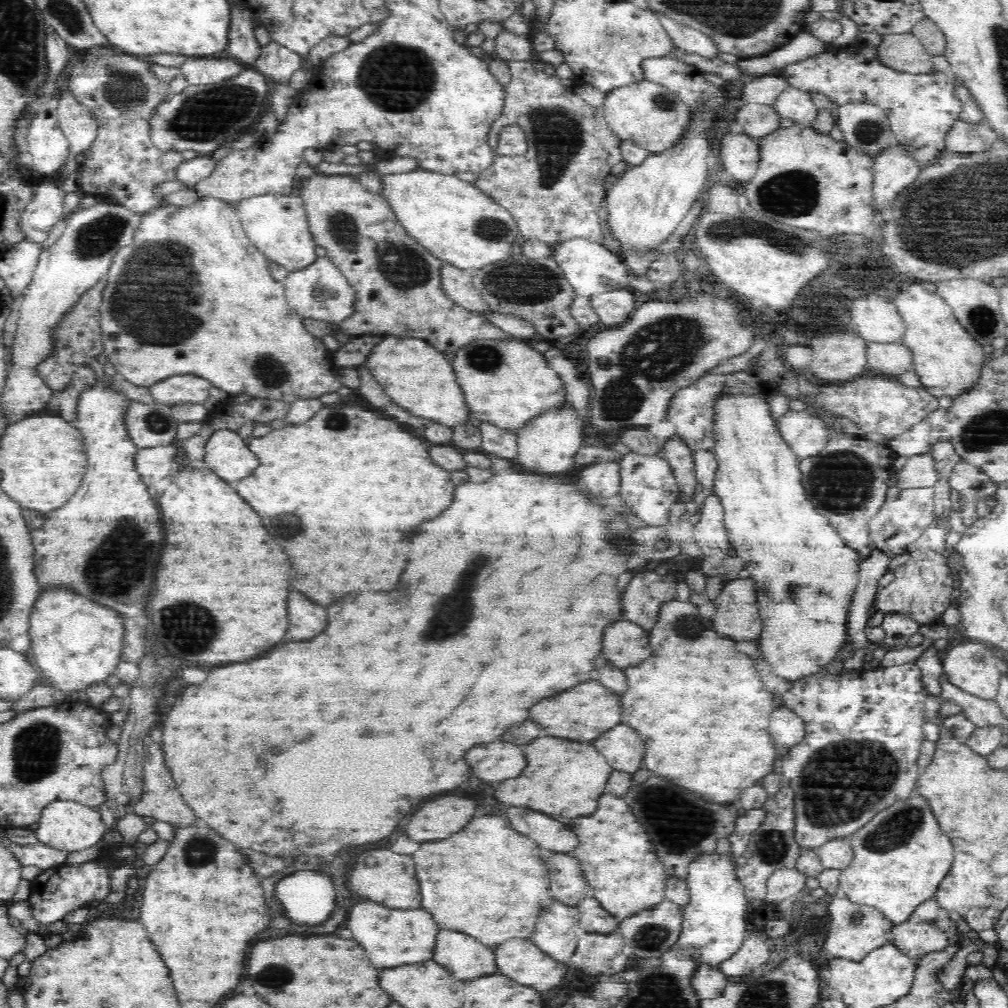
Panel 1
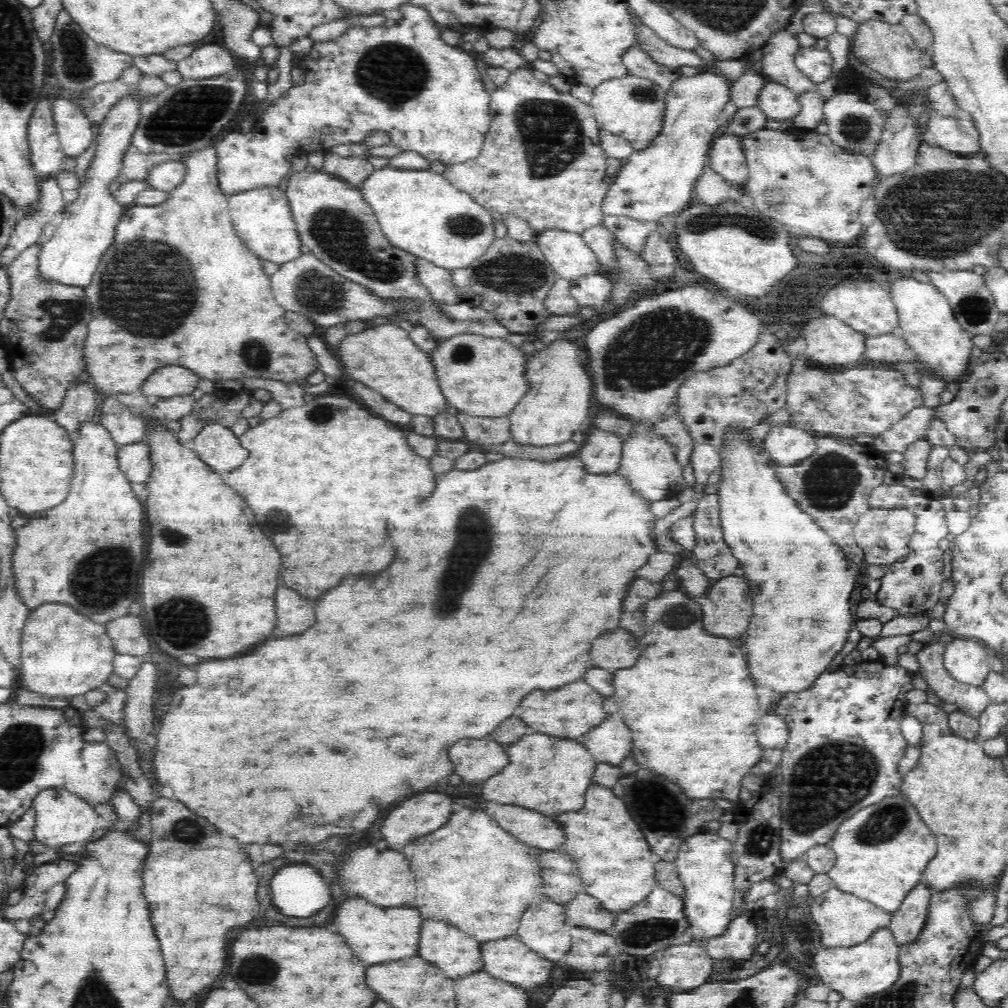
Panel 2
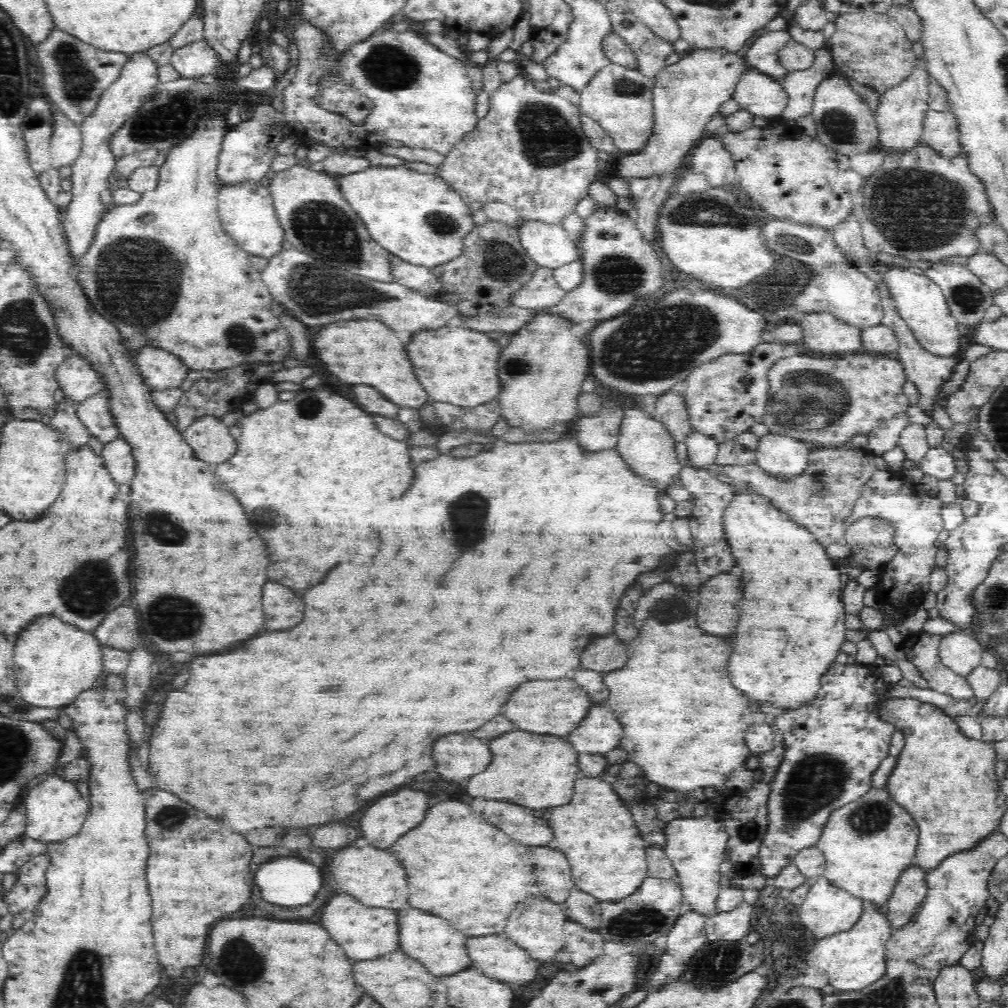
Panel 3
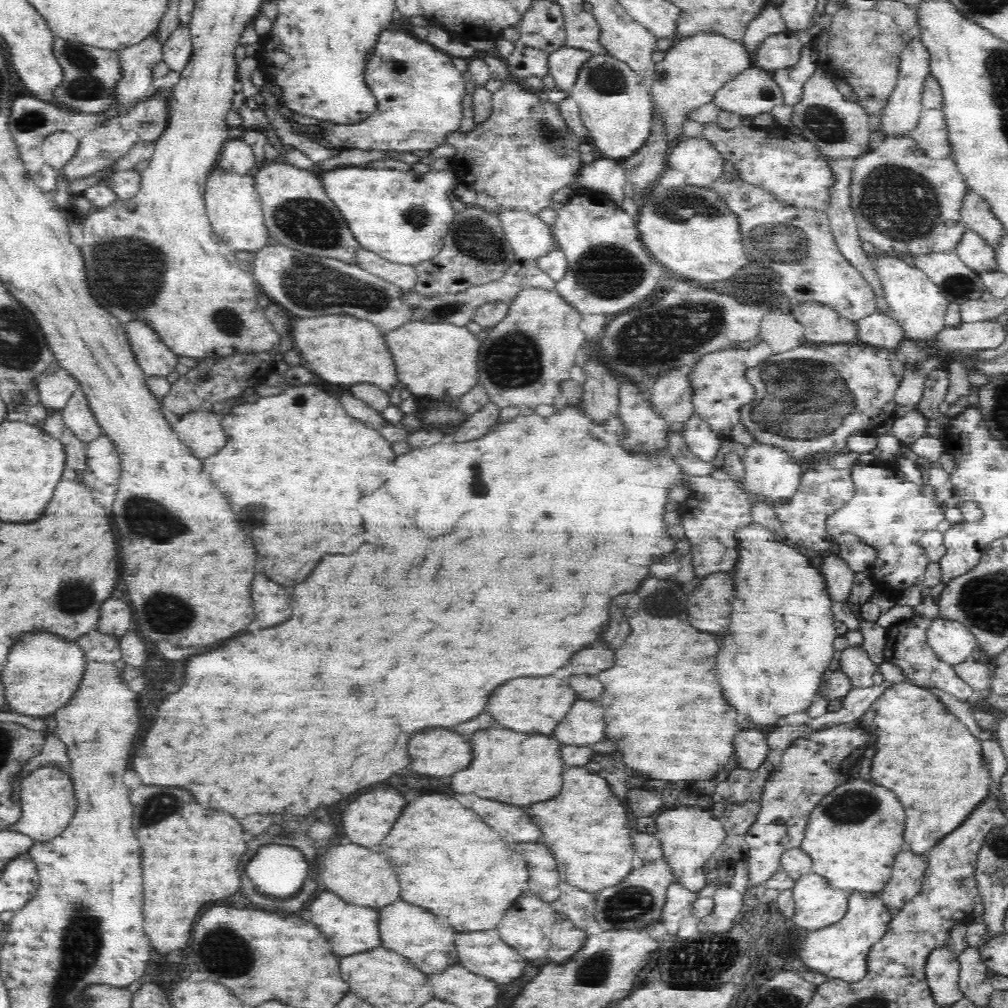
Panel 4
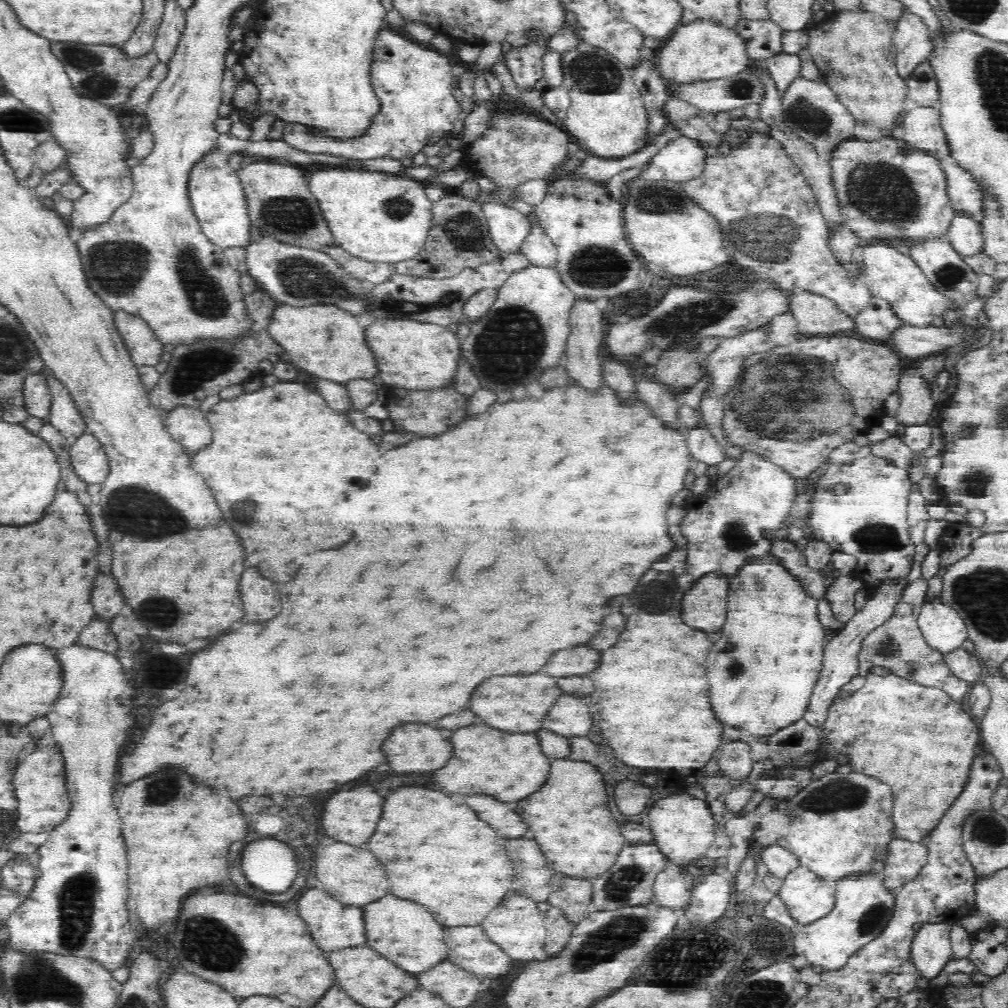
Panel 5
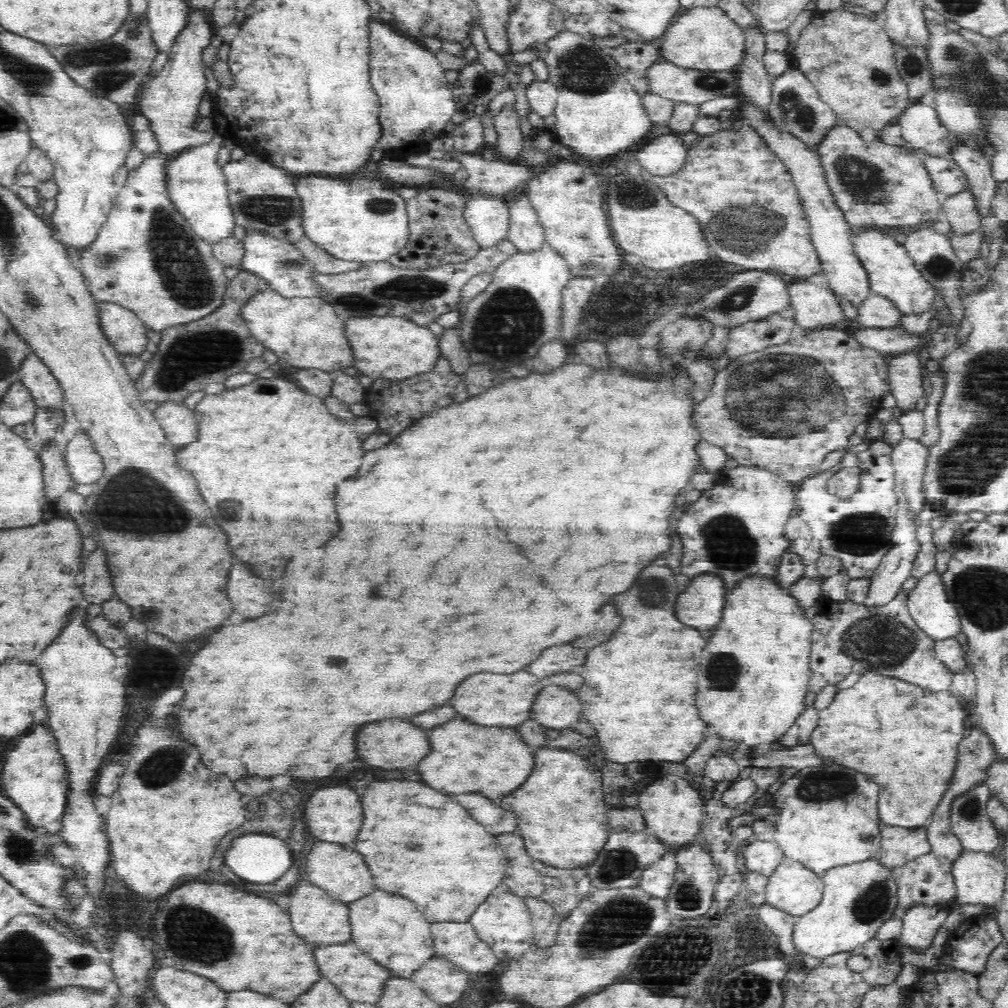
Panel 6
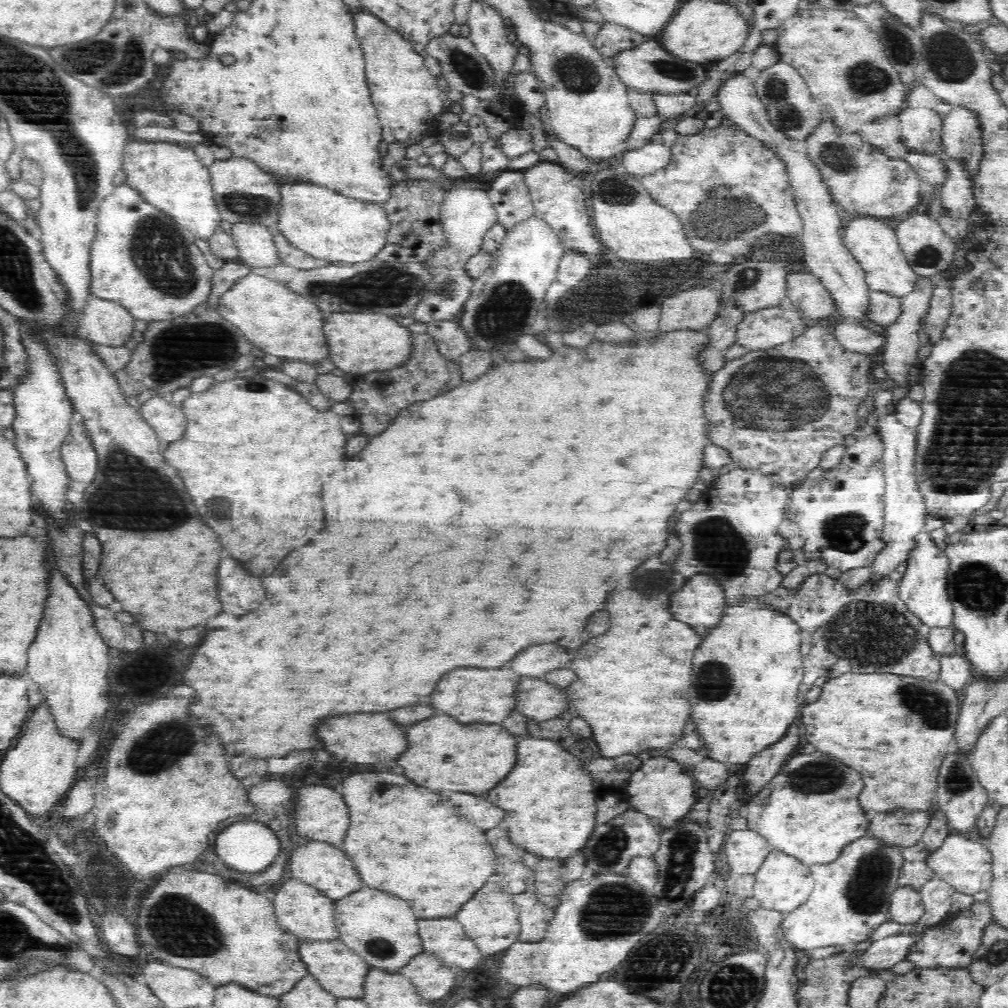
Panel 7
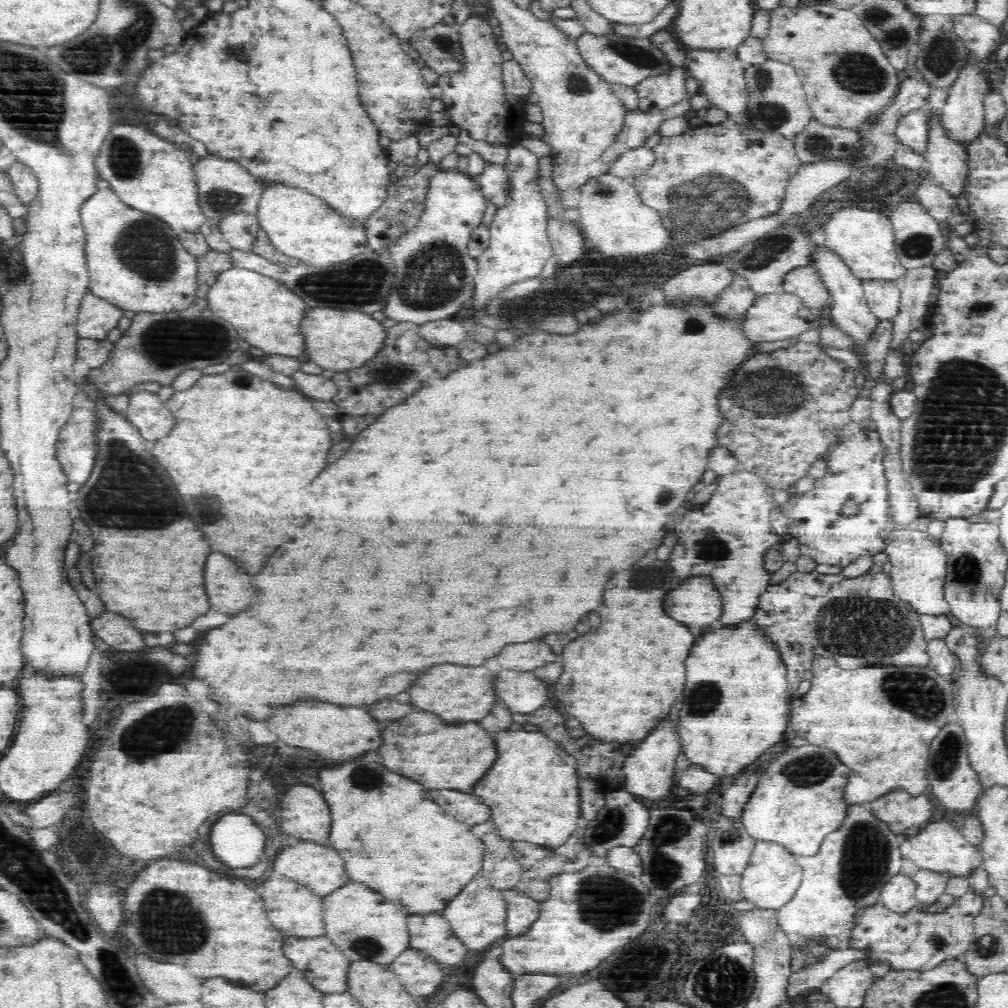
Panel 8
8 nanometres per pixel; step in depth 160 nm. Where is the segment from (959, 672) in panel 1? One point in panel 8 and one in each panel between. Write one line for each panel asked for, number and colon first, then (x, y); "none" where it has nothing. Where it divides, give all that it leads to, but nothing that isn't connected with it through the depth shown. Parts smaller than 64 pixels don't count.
2: (966, 660)
3: (961, 651)
4: (951, 640)
5: (943, 629)
6: (928, 603)
7: (923, 588)
8: (918, 566)

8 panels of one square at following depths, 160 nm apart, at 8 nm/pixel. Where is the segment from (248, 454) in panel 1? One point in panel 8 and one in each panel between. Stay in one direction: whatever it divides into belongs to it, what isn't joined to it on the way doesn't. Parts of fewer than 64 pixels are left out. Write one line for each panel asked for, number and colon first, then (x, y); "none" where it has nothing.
2: (215, 444)
3: (209, 437)
4: (201, 431)
5: (189, 427)
6: (178, 422)
7: (166, 420)
8: (146, 412)

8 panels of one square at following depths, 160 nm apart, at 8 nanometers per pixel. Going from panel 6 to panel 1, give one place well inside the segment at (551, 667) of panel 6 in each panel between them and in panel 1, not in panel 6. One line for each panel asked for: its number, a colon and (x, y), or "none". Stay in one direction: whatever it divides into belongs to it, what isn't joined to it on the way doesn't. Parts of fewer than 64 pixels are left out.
1: (625, 644)
2: (614, 651)
3: (605, 654)
4: (590, 661)
5: (573, 661)

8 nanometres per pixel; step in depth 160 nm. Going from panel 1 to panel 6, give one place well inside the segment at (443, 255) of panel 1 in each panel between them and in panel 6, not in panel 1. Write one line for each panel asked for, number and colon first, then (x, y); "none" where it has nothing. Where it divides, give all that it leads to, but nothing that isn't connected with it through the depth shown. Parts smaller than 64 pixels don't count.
2: (419, 212)
3: (421, 219)
4: (401, 216)
5: (380, 218)
6: (358, 220)

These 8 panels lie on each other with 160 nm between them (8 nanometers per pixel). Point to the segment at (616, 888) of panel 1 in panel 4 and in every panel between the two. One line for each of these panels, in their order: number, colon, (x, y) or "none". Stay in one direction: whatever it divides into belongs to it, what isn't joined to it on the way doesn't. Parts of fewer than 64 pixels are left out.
2: (615, 863)
3: (598, 835)
4: (585, 827)

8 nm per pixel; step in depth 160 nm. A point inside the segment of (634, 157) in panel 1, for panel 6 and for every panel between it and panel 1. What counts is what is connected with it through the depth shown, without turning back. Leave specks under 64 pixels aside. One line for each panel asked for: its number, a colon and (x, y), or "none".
2: (629, 109)
3: (616, 110)
4: (609, 105)
5: (598, 106)
6: (598, 112)

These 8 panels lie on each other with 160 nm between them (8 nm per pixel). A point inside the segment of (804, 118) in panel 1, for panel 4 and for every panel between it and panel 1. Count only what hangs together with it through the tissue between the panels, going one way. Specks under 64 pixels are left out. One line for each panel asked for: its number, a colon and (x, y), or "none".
2: (776, 101)
3: (759, 94)
4: (752, 92)

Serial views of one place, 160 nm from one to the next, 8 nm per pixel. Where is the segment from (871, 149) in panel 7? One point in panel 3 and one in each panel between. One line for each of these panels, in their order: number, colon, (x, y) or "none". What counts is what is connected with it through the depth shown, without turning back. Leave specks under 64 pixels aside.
3: (927, 207)
4: (902, 199)
5: (886, 189)
6: (874, 184)

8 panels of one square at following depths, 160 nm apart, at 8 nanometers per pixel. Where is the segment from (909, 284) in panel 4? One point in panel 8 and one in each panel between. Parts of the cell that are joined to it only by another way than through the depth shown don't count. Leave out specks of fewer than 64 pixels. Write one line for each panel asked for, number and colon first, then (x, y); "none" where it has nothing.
5: (888, 274)
6: (892, 274)
7: (874, 245)
8: (863, 240)

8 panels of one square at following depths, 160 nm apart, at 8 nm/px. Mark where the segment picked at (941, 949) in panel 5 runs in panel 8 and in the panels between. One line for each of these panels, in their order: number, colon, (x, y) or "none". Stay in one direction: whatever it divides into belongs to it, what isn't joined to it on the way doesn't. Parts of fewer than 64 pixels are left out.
6: (919, 921)
7: (905, 906)
8: (898, 895)

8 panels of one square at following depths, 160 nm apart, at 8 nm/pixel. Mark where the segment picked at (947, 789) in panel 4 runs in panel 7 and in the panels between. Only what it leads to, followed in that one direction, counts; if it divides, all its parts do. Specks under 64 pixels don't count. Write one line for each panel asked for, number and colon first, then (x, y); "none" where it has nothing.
5: (924, 756)
6: (903, 737)
7: (888, 727)

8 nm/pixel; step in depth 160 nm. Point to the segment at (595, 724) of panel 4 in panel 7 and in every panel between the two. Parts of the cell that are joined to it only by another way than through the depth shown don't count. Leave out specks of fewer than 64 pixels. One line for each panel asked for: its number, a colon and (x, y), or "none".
5: (569, 716)
6: (554, 707)
7: (535, 698)

